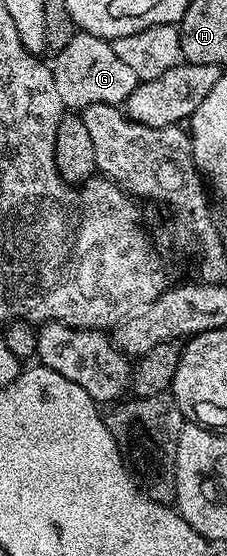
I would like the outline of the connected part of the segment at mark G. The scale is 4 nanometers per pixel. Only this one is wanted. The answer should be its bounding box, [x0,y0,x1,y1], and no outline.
[50,31,140,111]

